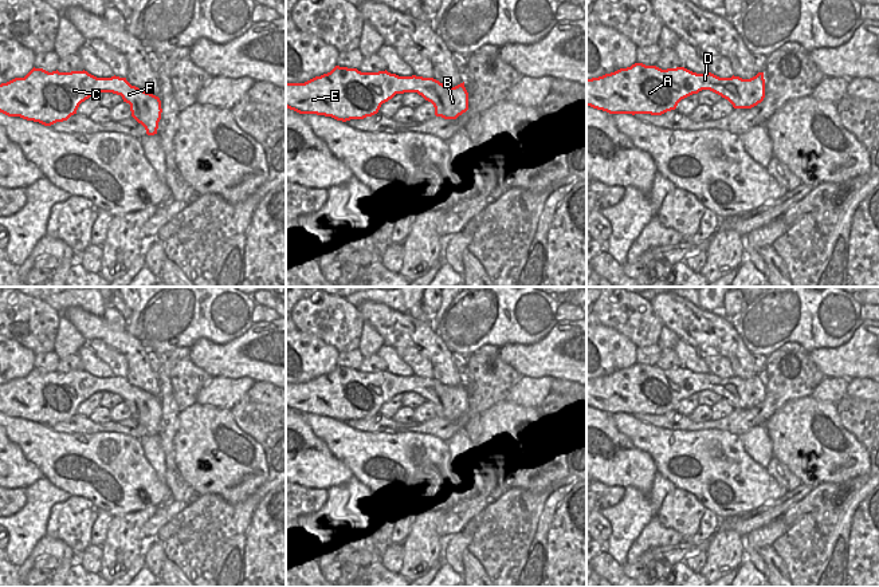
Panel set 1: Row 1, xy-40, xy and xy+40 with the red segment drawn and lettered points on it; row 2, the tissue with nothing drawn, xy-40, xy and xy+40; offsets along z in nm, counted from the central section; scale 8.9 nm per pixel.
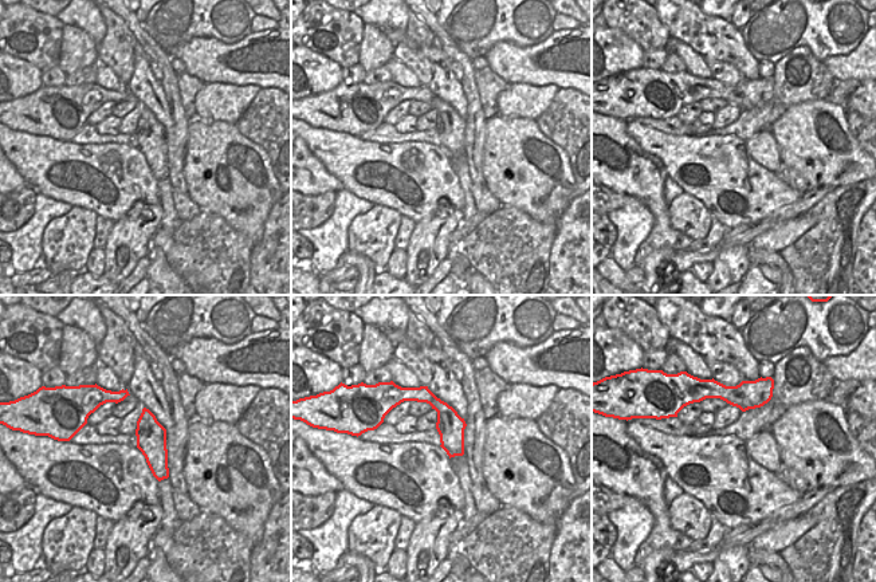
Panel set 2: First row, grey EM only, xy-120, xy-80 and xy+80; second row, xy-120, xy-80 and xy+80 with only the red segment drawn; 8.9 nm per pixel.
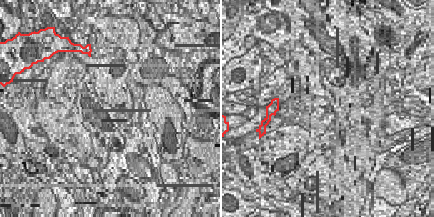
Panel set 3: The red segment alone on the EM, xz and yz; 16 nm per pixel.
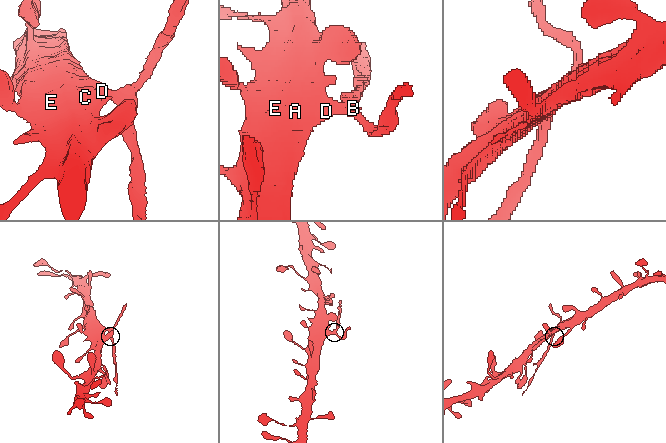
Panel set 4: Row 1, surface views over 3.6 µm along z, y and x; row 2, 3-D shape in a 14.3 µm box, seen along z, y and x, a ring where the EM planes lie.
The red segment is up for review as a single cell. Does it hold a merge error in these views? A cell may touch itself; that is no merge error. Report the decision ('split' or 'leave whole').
split

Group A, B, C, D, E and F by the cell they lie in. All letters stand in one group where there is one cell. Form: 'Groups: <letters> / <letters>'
Groups: A C D E / B F.

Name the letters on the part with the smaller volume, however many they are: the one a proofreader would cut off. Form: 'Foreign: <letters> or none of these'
Foreign: B, F

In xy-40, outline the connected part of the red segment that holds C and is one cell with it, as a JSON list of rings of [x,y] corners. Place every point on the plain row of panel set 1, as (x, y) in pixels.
[[[32,369],[24,378],[15,378],[0,385],[0,413],[8,417],[20,417],[27,421],[51,426],[67,421],[82,402],[95,393],[113,393],[121,395],[121,387],[130,387],[126,378],[97,378],[87,371],[48,373],[43,369]]]

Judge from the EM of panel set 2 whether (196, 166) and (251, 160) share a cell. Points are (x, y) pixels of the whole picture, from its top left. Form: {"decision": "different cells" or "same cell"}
{"decision": "same cell"}

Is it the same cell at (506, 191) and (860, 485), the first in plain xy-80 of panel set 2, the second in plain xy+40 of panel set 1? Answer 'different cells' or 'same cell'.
different cells

